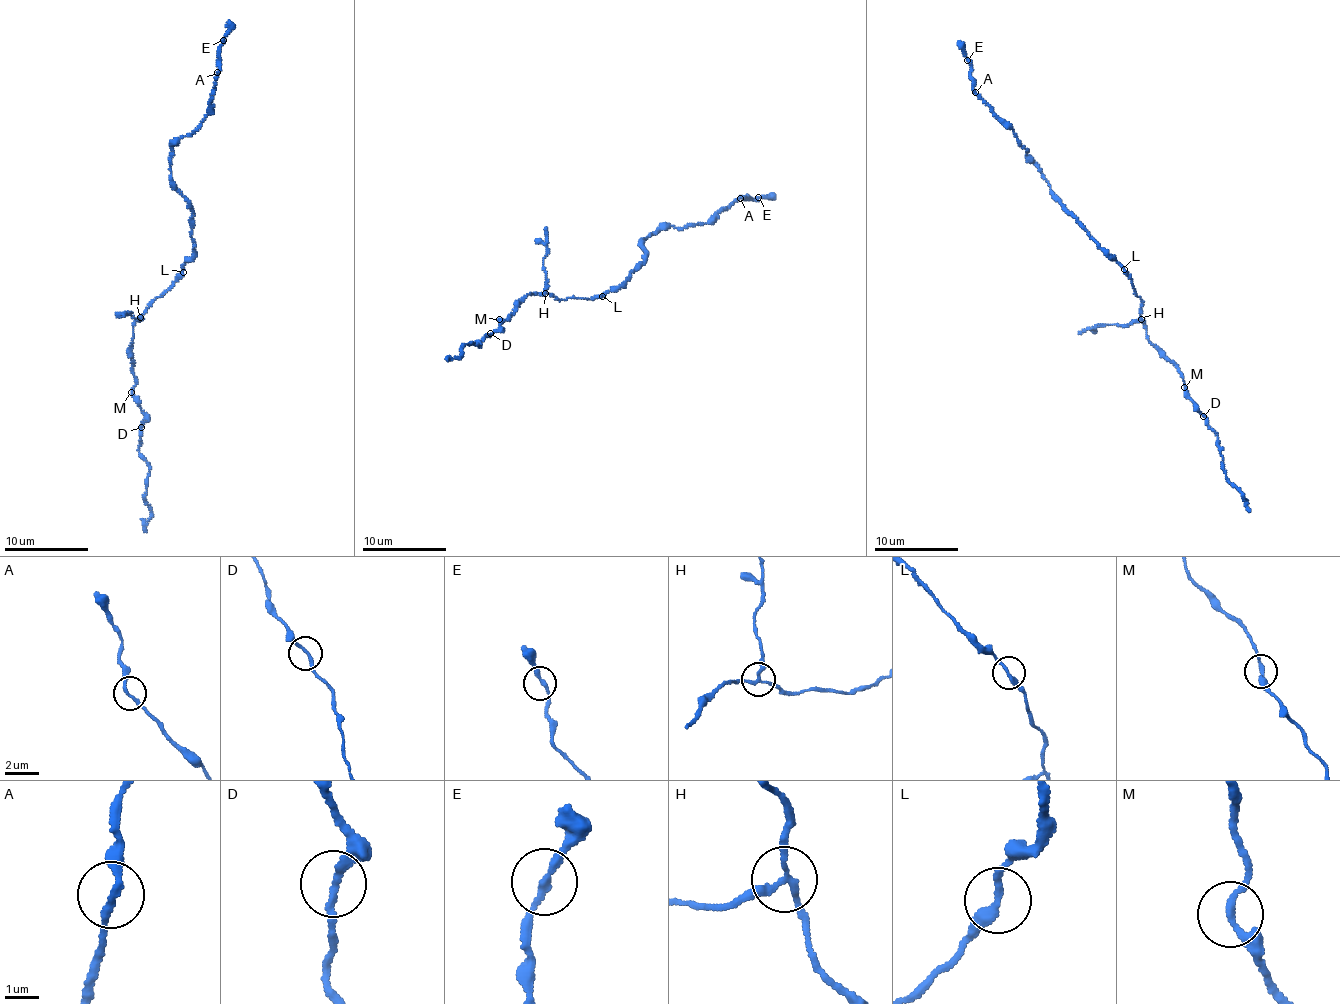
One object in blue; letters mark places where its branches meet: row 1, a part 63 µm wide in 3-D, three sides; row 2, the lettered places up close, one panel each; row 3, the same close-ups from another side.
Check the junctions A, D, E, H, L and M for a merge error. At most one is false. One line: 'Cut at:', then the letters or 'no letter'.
Cut at: H

